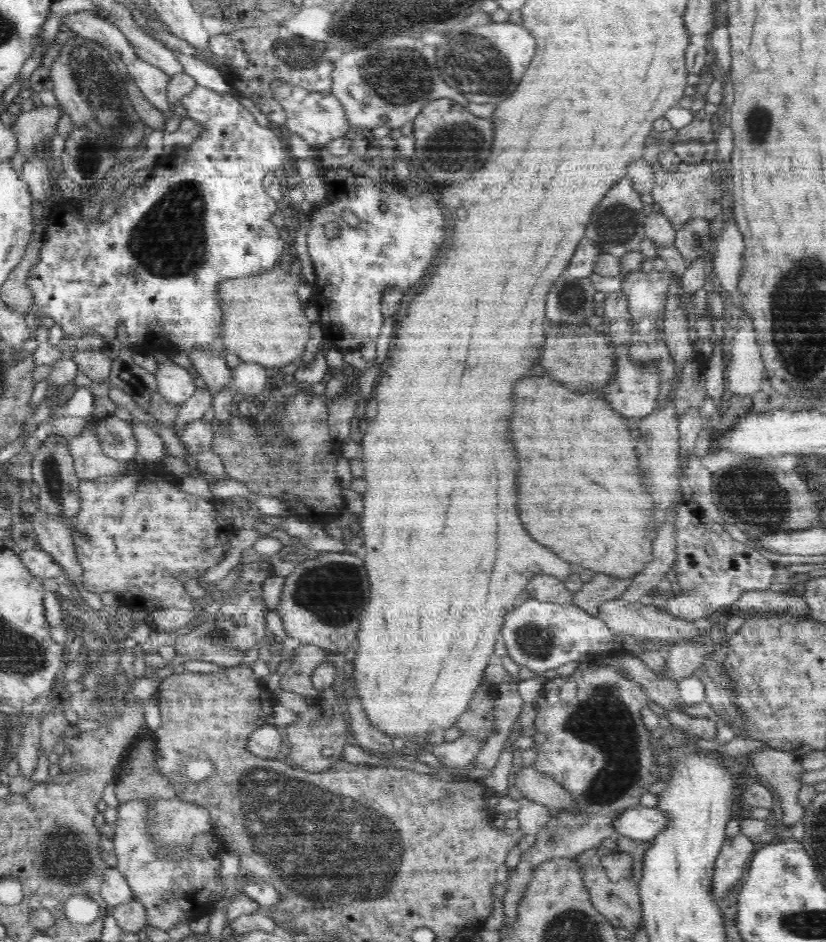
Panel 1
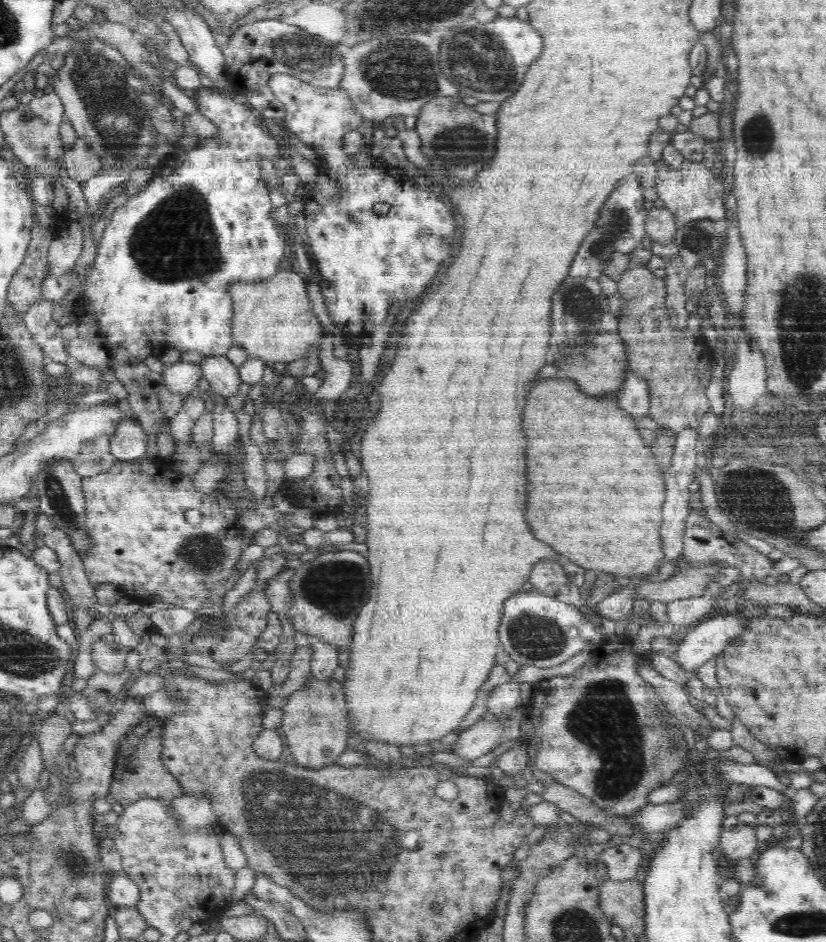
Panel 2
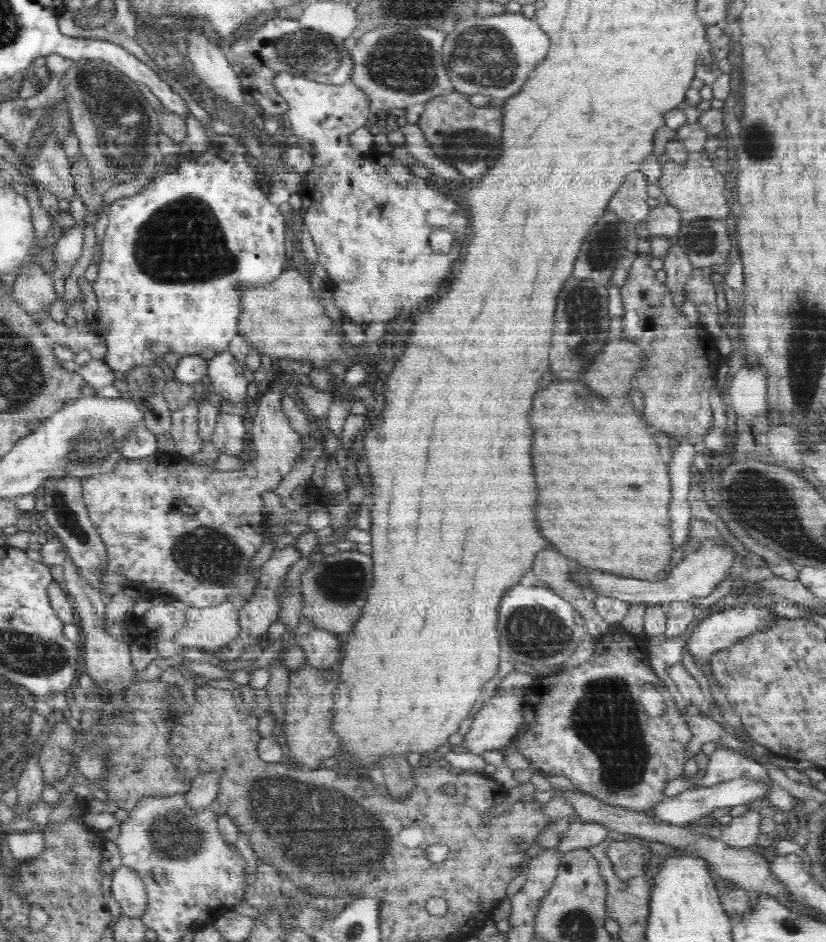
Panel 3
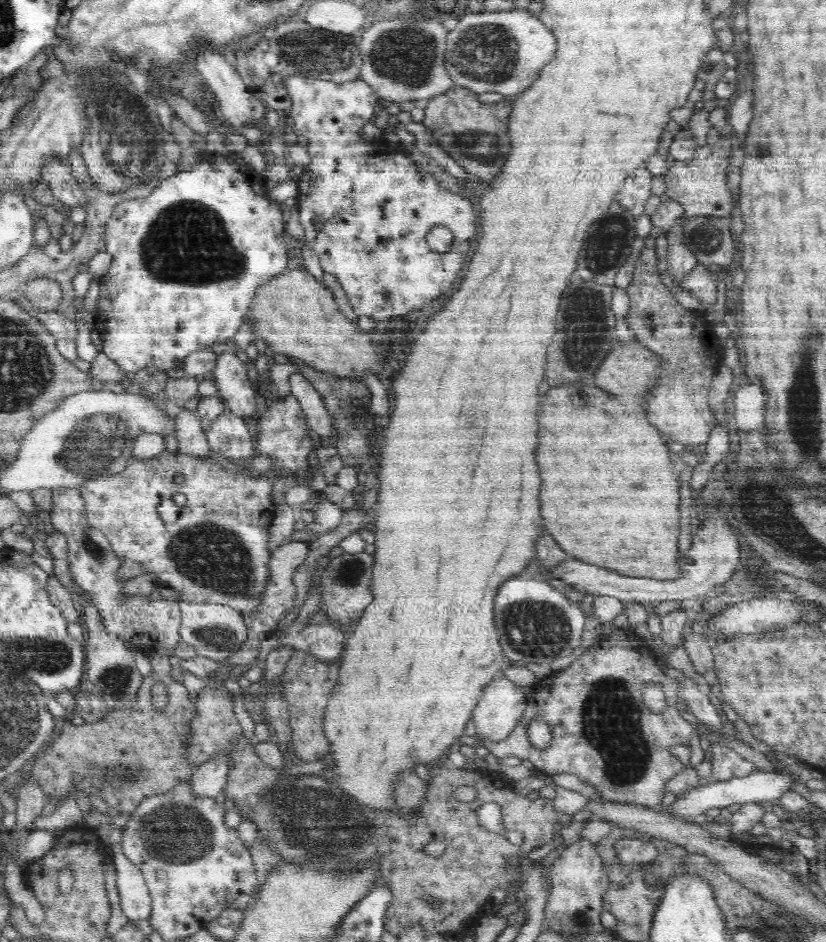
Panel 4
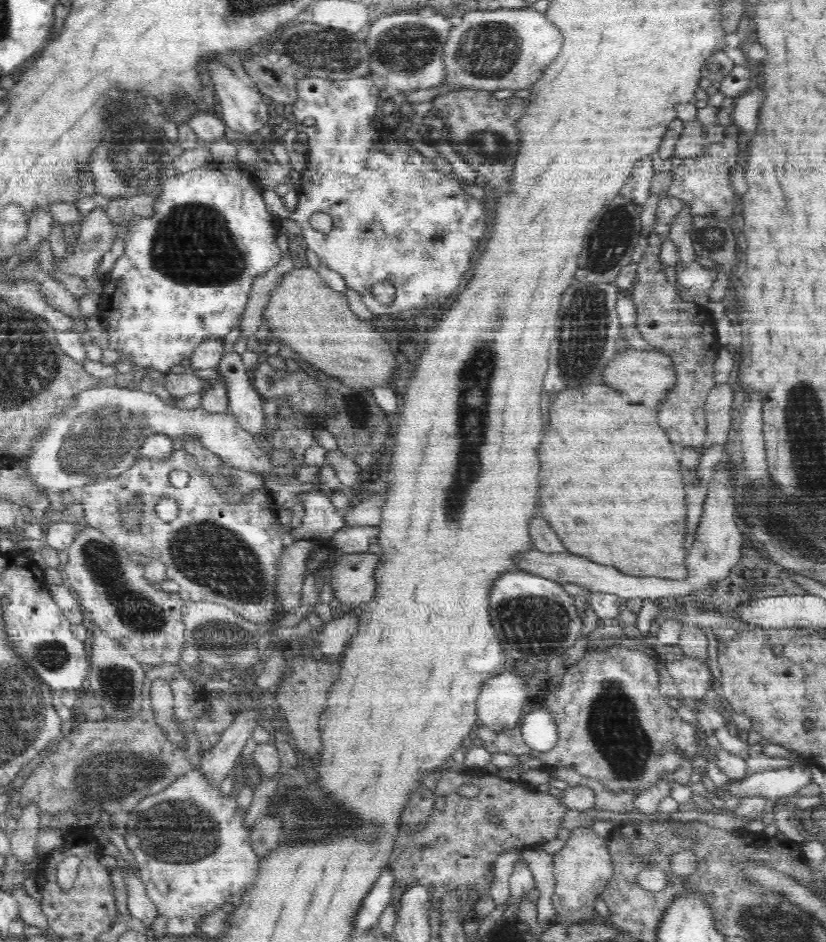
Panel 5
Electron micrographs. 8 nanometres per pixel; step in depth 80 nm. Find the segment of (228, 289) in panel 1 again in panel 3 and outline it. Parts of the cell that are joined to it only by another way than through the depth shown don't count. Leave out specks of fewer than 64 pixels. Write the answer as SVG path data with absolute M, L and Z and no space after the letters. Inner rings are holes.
M296 268L285 269L278 275L278 278L264 285L244 287L241 292L240 306L242 310L240 310L240 318L238 318L238 335L244 337L251 349L259 355L265 354L275 361L289 359L294 362L304 362L312 364L314 368L327 368L330 362L339 362L339 364L343 364L346 367L346 370L351 370L353 365L352 358L363 364L366 356L364 351L361 348L352 348L348 340L348 348L344 352L341 336L344 339L346 339L346 336L338 333L341 326L334 329L335 326L330 317L327 316L321 295L319 297L314 295L308 275L301 274Z

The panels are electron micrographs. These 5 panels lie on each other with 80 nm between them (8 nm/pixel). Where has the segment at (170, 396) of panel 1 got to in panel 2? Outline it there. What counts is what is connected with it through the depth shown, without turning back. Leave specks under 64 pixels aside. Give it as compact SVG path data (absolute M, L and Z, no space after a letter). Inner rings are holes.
M176 362L163 367L162 379L165 388L174 395L190 396L197 388L198 381L203 378L200 364Z

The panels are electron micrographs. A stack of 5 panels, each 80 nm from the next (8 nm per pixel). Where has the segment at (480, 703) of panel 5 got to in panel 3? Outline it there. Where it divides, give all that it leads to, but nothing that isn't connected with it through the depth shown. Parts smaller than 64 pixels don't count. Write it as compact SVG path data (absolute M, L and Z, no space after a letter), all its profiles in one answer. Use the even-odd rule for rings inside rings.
M517 691L514 695L495 696L491 699L484 699L483 707L475 714L470 731L464 735L460 747L465 748L470 754L482 755L488 750L497 750L508 745L514 738L524 722L523 708L525 705L524 691Z

